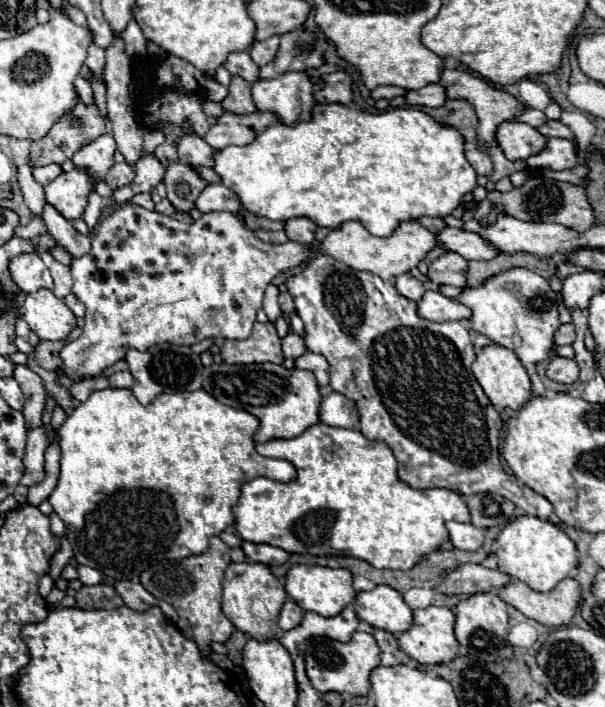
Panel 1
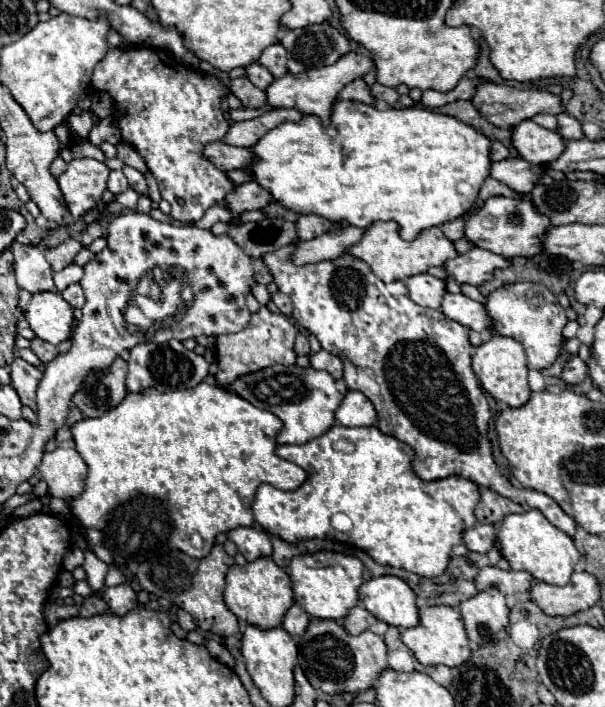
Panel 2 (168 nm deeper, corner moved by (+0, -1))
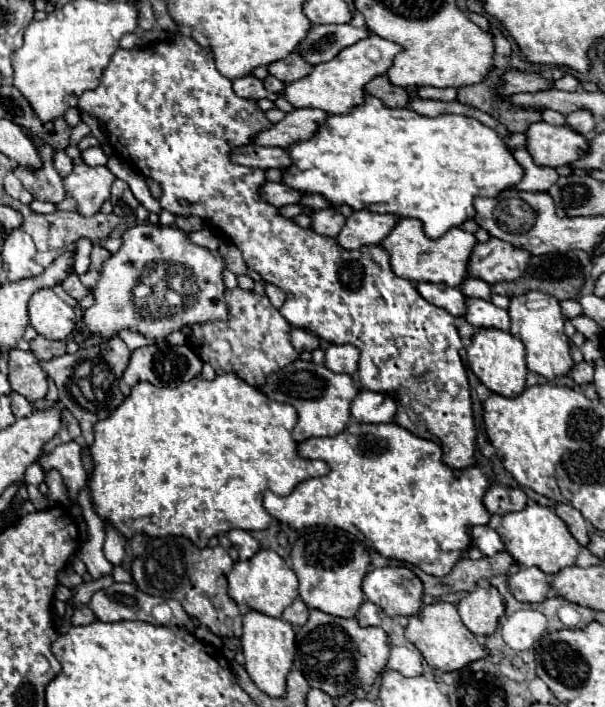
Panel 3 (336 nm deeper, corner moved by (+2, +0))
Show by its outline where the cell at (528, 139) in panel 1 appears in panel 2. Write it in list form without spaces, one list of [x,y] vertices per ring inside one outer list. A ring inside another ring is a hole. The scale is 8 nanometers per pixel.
[[[528,119],[514,127],[512,145],[528,163],[546,167],[562,155],[566,149],[566,139],[560,137],[558,131],[544,129]]]

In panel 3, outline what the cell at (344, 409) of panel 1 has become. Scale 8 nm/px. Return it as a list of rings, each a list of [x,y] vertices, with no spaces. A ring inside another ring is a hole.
[[[360,390],[358,396],[350,404],[352,418],[356,422],[362,422],[362,424],[392,422],[394,412],[396,412],[396,402],[390,394]]]

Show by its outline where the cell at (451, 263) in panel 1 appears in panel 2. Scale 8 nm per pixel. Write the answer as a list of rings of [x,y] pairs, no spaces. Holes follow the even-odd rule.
[[[474,247],[472,251],[446,261],[444,267],[458,283],[470,283],[470,285],[480,287],[482,283],[492,279],[492,273],[496,269],[506,269],[508,265],[512,265],[510,259],[500,257],[486,249]]]

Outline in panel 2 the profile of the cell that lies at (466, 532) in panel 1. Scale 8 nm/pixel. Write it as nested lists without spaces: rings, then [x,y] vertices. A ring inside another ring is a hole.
[[[476,525],[474,529],[464,531],[464,545],[476,553],[488,553],[496,543],[494,525]]]

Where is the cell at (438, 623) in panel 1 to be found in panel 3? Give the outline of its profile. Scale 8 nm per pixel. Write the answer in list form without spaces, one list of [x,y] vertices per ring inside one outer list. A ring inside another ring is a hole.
[[[434,602],[430,606],[424,606],[418,616],[408,618],[406,638],[422,652],[428,666],[444,670],[444,672],[464,668],[468,662],[488,656],[486,646],[478,644],[476,636],[462,624],[456,606],[448,604],[448,602]]]

